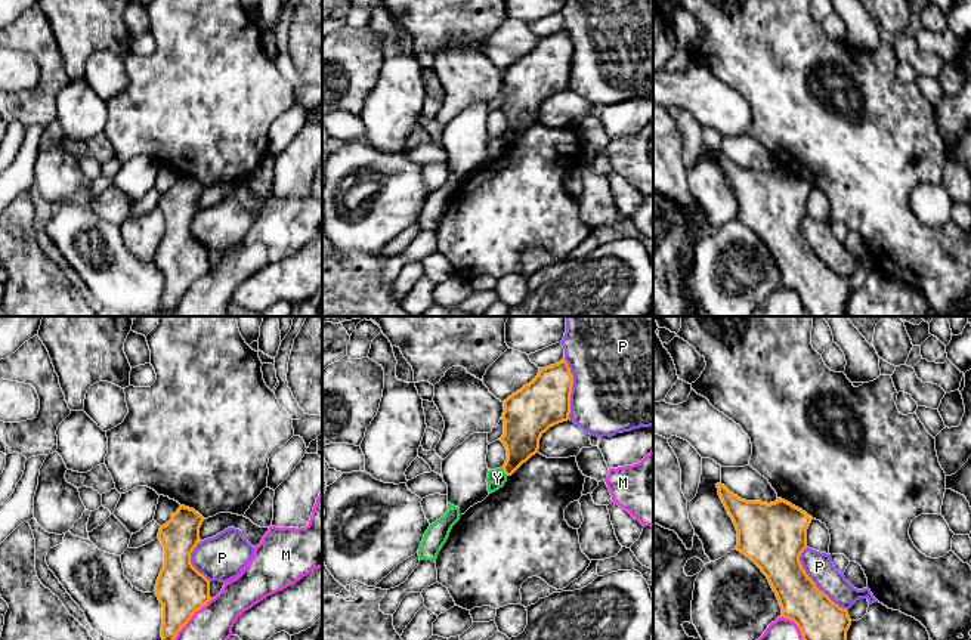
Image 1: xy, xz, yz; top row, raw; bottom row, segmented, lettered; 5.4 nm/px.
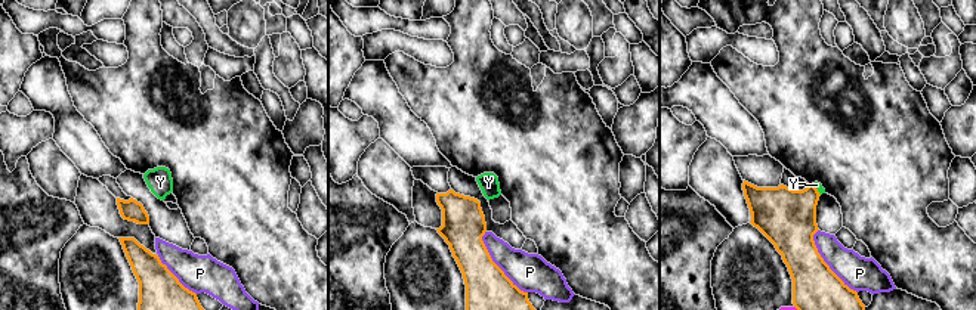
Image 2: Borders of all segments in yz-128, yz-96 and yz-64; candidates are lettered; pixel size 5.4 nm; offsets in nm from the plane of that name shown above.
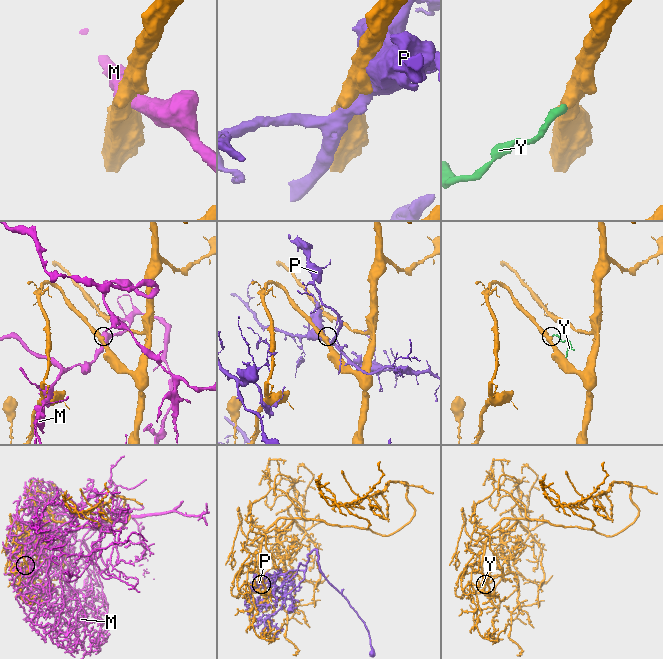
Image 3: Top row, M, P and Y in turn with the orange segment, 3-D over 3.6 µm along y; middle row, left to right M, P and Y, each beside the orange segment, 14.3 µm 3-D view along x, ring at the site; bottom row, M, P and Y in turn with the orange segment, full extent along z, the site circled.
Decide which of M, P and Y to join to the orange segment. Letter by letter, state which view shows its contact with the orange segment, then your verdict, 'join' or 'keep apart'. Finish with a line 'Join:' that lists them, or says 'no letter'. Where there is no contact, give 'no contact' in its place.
M: xy | keep apart
P: yz | keep apart
Y: xz | keep apart
Join: no letter

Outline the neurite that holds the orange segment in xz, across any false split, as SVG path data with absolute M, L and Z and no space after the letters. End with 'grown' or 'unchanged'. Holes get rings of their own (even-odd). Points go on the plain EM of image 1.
M565 28L539 37L538 44L504 69L504 103L507 118L502 139L511 145L539 118L541 105L553 95L568 90L573 44Z; unchanged

